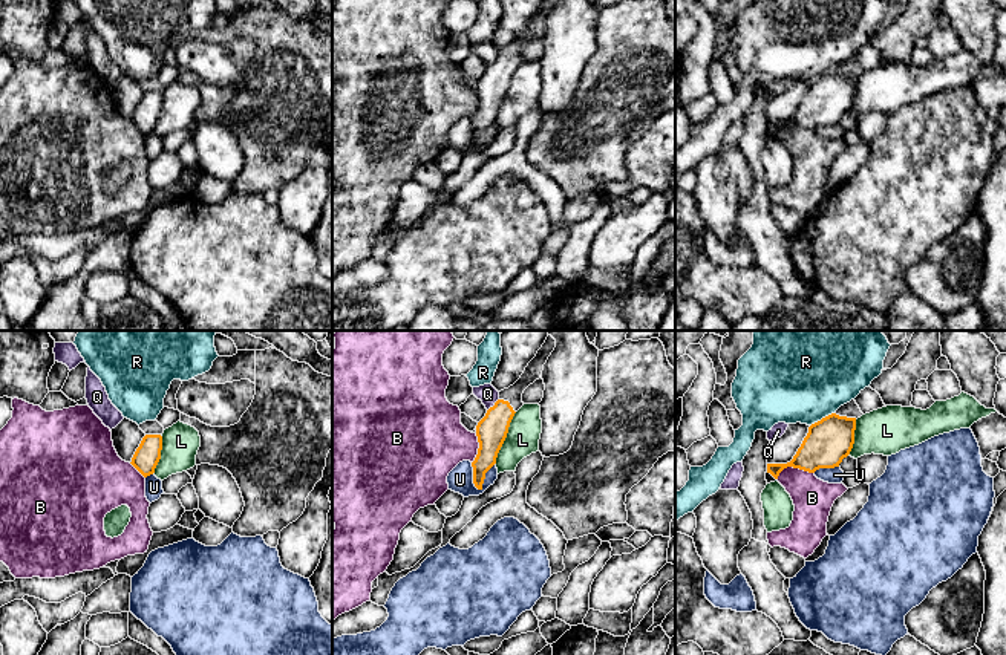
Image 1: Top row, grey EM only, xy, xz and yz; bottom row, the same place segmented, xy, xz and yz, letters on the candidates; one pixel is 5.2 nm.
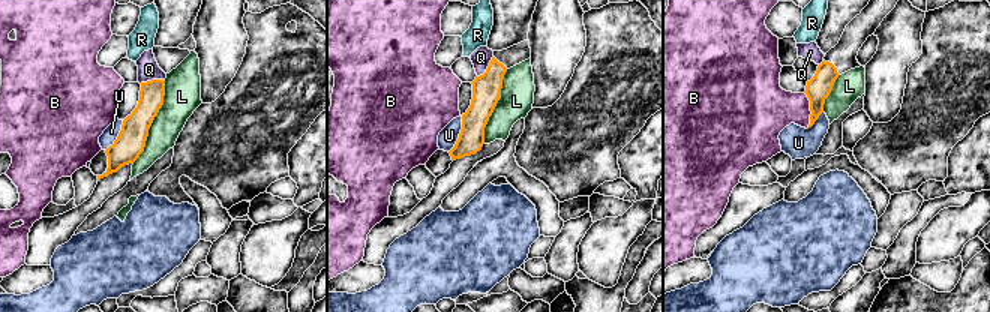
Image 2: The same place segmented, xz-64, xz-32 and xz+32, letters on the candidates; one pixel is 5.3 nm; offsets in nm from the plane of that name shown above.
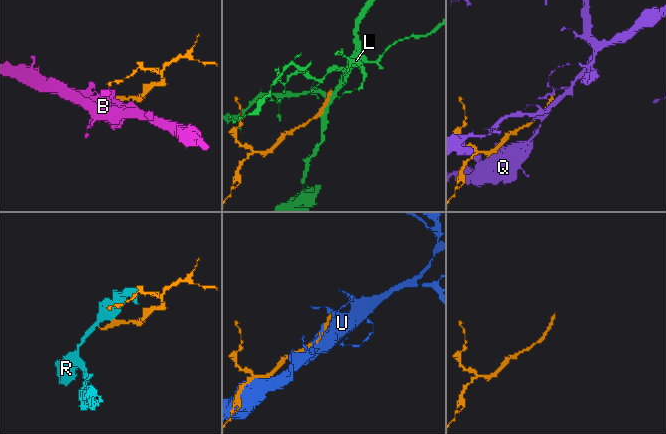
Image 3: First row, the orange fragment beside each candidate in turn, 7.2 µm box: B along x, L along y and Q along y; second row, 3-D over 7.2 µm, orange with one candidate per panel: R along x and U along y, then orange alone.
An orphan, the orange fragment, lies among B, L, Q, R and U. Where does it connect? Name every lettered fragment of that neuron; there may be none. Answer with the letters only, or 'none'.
none

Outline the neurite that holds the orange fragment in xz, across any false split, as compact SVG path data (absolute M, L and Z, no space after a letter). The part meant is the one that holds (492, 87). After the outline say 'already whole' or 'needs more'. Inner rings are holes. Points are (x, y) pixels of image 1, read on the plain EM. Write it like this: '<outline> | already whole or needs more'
M544 0L536 14L528 20L521 35L499 49L499 57L490 64L476 83L479 99L478 112L472 119L473 141L482 147L485 130L496 121L498 110L507 95L514 70L524 63L524 47L541 35L544 21L554 8L556 0Z | needs more

